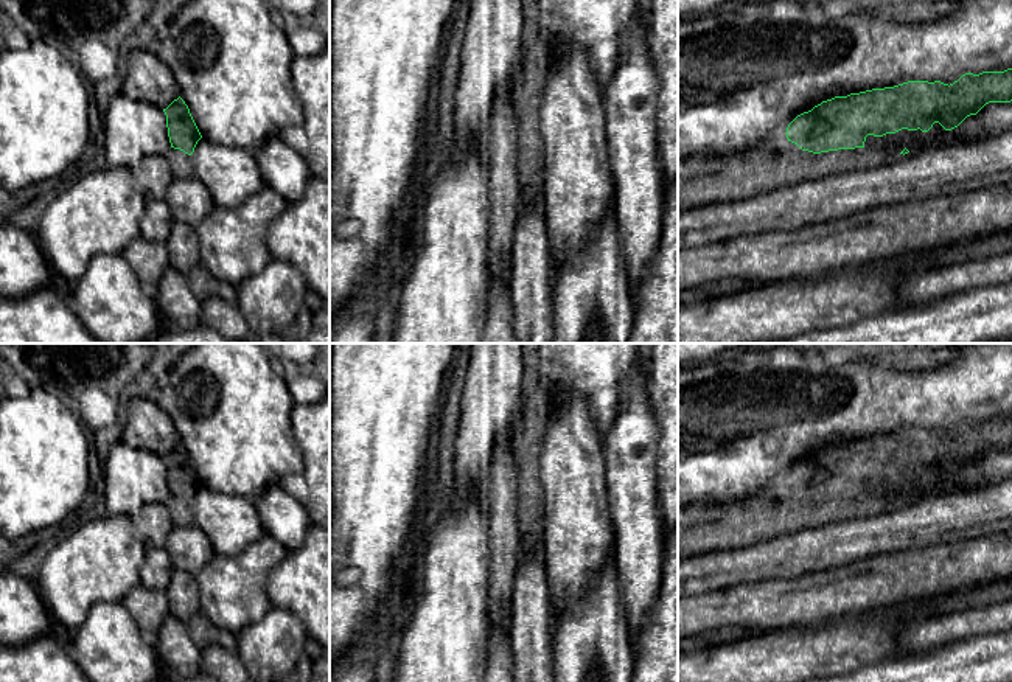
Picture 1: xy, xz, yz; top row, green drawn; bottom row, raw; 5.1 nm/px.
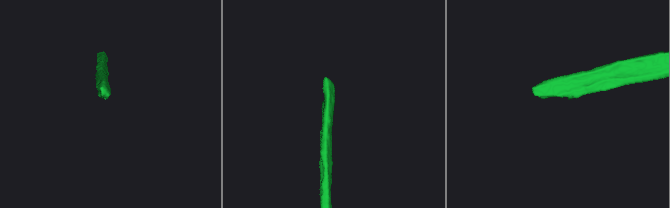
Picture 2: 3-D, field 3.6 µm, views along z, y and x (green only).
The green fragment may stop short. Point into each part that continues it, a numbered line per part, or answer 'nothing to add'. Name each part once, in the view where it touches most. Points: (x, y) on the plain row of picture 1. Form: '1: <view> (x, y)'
1: yz (703, 528)

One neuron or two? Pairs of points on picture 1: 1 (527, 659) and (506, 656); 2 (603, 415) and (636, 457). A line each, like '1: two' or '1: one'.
1: two
2: two

